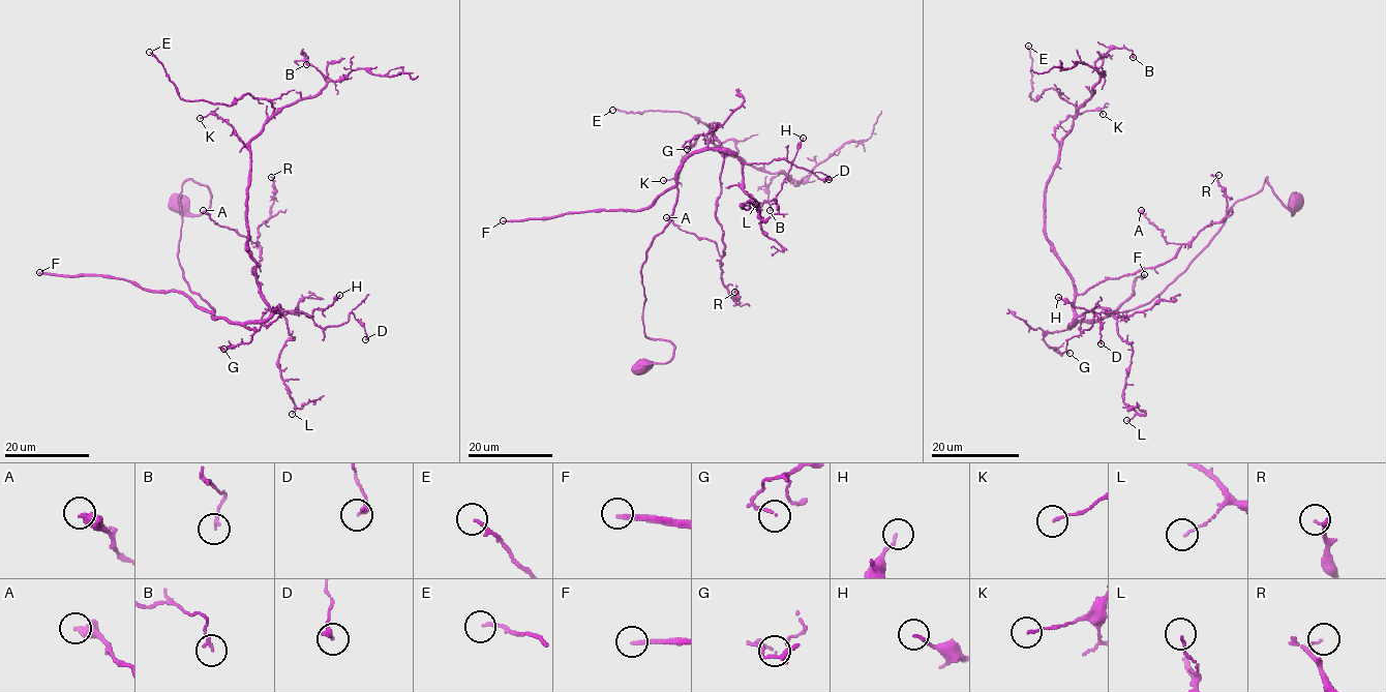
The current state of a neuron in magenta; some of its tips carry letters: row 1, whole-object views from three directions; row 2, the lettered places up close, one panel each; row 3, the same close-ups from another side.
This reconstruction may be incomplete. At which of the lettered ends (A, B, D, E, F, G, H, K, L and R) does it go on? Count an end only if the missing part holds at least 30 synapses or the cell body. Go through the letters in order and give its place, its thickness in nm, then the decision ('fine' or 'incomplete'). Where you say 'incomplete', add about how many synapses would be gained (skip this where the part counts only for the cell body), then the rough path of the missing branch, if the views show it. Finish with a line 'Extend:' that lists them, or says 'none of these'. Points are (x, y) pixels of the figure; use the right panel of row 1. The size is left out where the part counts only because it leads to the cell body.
A: place (1141, 210); calibre 460 nm; fine
B: place (1133, 57); calibre 130 nm; fine
D: place (1101, 343); calibre 240 nm; fine
E: place (1028, 46); calibre 150 nm; fine
F: place (1144, 274); calibre 200 nm; incomplete; 500 synapses; course (1144, 274), (1137, 257), (1126, 266), (1098, 240), (1094, 220), (1060, 197), (998, 100)
G: place (1070, 353); calibre 100 nm; fine
H: place (1058, 297); calibre 110 nm; fine
K: place (1103, 114); calibre 90 nm; fine
L: place (1126, 420); calibre 90 nm; fine
R: place (1218, 175); calibre 70 nm; fine
Extend: F

